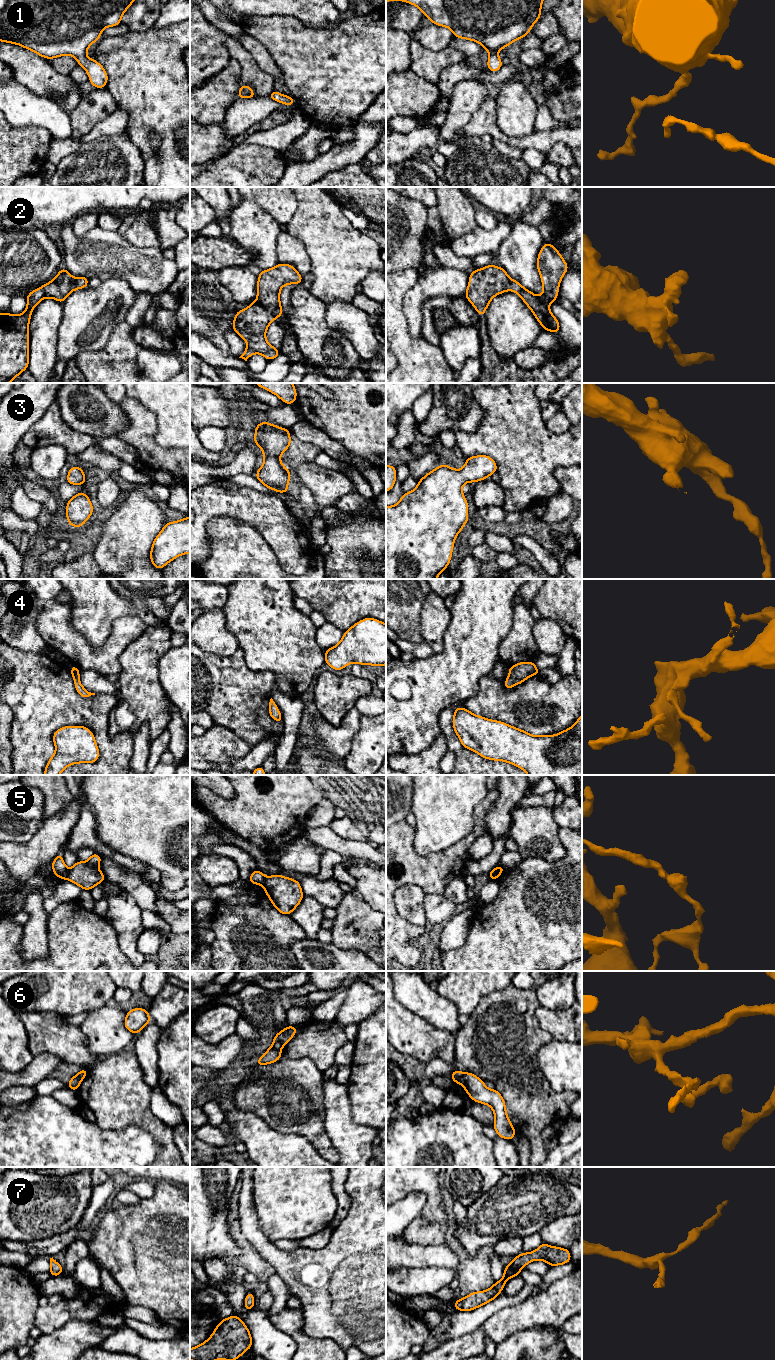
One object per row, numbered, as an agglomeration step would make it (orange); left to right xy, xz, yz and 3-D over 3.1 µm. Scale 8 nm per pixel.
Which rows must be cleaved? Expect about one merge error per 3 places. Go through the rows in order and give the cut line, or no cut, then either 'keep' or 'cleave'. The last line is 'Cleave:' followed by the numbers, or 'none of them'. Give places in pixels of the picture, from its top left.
1: cut none; keep
2: cut xz (256, 300), (274, 318); cleave
3: cut none; keep
4: cut none; keep
5: cut xy (68, 870), (66, 878); cleave
6: cut yz (464, 1074), (458, 1082); cleave
7: cut none; keep
Cleave: 2, 5, 6

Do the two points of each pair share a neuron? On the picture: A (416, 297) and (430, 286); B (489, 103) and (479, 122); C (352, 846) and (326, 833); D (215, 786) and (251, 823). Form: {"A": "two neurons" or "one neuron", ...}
{"A": "one neuron", "B": "one neuron", "C": "one neuron", "D": "two neurons"}

